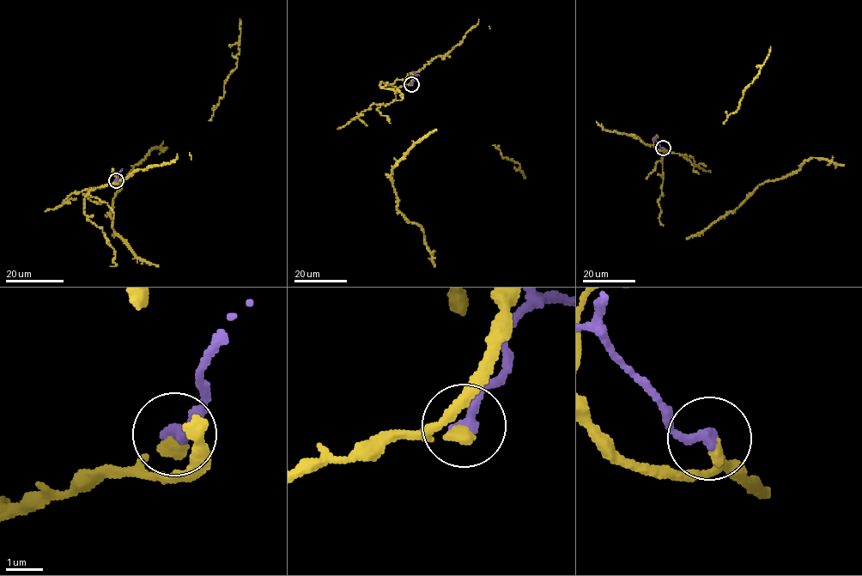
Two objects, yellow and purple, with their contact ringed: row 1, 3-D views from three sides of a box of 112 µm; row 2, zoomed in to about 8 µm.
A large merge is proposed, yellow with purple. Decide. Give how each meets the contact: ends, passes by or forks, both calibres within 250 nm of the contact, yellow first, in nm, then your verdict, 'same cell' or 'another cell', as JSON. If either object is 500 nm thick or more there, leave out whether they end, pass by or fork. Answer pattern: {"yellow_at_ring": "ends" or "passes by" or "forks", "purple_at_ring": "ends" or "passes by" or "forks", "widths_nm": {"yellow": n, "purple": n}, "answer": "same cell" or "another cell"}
{"yellow_at_ring": "ends", "purple_at_ring": "ends", "widths_nm": {"yellow": 360, "purple": 340}, "answer": "another cell"}

